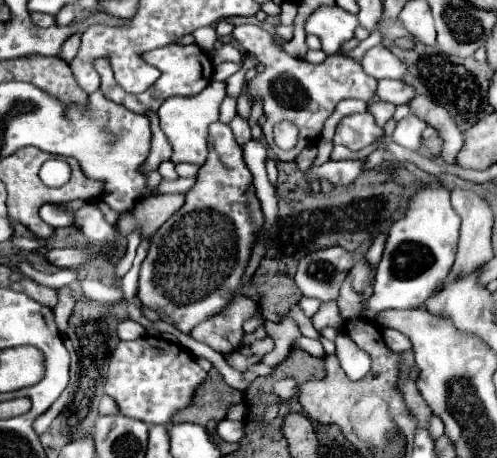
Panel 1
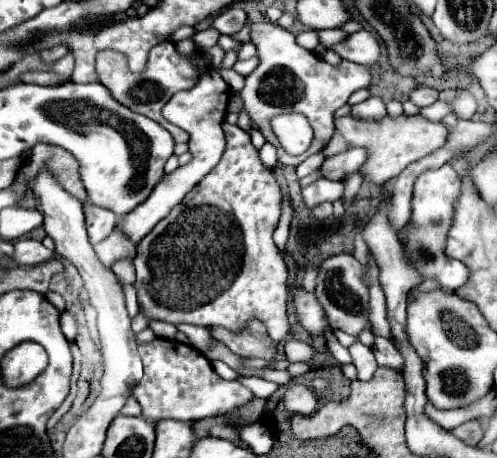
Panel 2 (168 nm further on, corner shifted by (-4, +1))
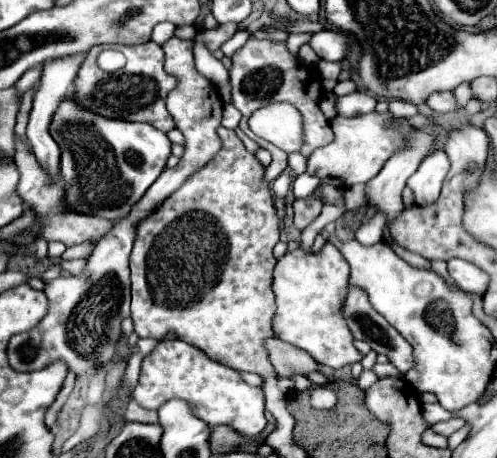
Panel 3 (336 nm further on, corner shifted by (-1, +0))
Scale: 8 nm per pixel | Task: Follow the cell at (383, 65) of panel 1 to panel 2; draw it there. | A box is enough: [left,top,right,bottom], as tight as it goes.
[332,31,380,67]

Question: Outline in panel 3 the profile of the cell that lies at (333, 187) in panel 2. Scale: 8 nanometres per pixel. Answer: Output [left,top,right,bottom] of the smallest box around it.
[293,196,323,230]

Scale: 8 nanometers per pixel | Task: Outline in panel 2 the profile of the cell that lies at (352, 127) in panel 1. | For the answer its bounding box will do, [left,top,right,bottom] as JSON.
[352,97,386,119]

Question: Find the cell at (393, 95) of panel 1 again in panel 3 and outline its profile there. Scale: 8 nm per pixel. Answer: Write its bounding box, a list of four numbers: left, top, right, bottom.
[427,92,459,114]

